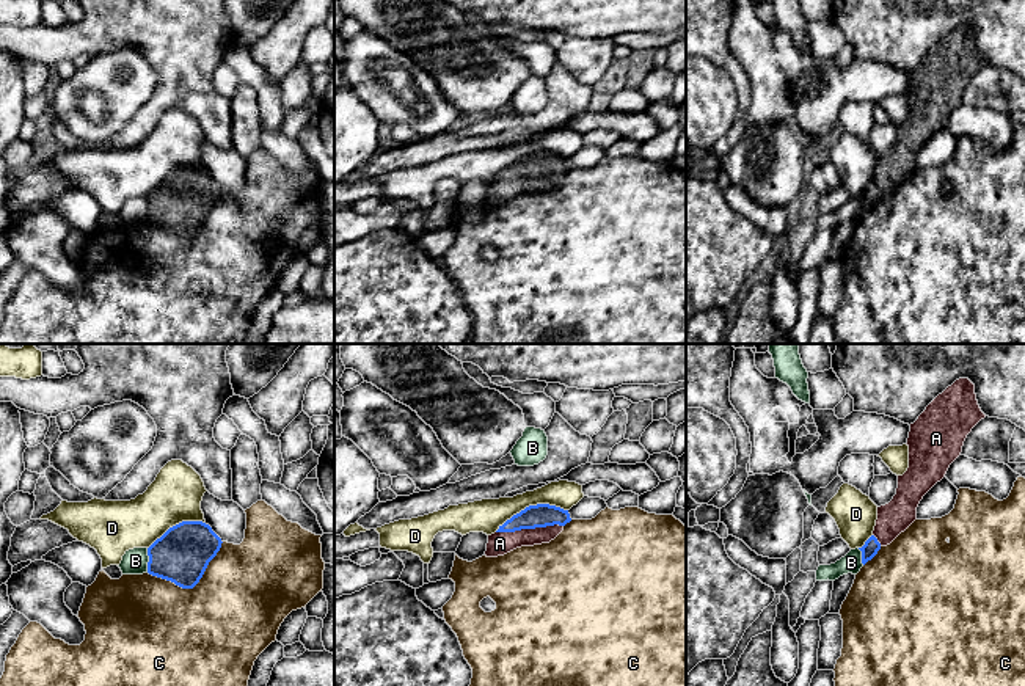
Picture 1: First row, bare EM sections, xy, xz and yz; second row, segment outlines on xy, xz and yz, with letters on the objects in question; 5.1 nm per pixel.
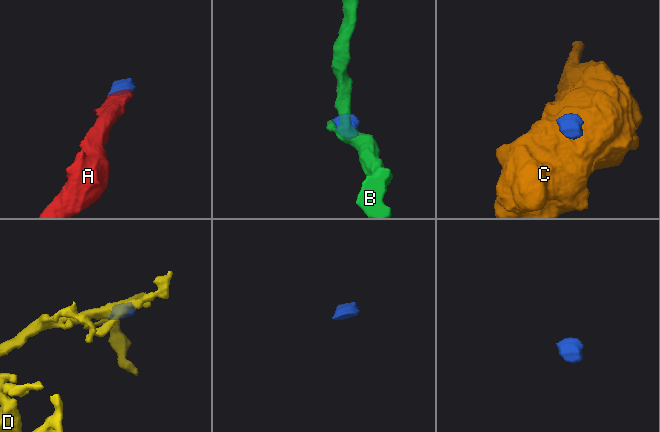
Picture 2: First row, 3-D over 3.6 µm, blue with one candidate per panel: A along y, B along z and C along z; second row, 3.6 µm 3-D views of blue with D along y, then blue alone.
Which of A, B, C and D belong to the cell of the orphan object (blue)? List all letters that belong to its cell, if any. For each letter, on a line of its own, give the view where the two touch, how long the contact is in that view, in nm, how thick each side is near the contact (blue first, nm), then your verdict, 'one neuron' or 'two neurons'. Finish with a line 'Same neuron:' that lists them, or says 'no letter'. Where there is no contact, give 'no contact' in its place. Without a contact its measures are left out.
A: meets blue in xz; contact 340 nm long; 120 nm thick on the blue side, 120 nm on the other; one neuron
B: meets blue in xy; contact 130 nm long; 280 nm thick on the blue side, 130 nm on the other; two neurons
C: meets blue in xy; contact 420 nm long; 280 nm thick on the blue side, 500 nm on the other; two neurons
D: meets blue in xz; contact 400 nm long; 120 nm thick on the blue side, 170 nm on the other; two neurons
Same neuron: A

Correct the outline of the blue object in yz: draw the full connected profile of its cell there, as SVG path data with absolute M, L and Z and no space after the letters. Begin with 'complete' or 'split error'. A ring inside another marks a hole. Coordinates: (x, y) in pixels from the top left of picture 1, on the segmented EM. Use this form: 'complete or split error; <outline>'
split error; M959 378L910 424L906 443L909 468L898 476L893 499L877 507L873 535L859 548L863 565L917 520L920 501L945 477L950 465L961 455L967 435L984 418L975 385L968 378Z

